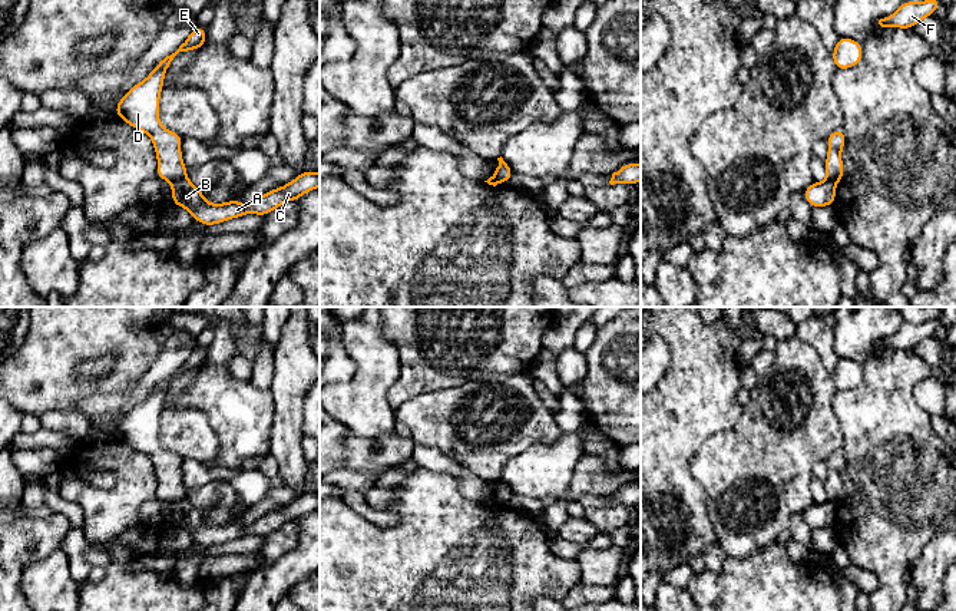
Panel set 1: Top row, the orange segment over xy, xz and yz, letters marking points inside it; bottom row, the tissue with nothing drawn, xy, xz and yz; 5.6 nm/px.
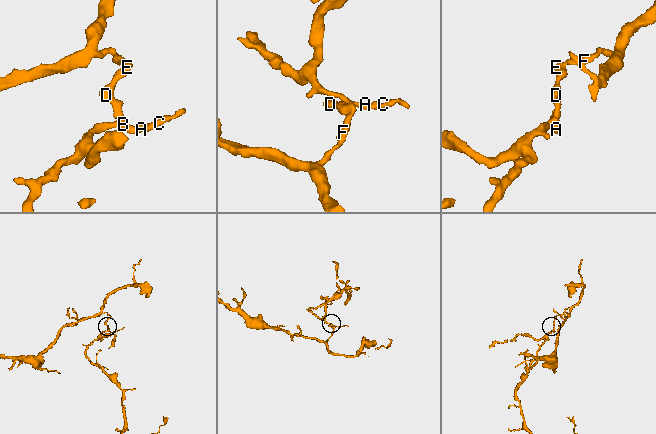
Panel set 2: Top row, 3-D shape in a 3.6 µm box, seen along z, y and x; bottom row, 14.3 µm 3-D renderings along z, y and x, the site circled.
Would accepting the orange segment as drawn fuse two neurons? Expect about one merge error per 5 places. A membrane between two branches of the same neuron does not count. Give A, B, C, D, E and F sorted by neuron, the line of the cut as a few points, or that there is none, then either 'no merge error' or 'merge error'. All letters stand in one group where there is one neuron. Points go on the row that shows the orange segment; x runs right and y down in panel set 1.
A B C / D E F; cut in xy along (185, 175), (171, 182); merge error

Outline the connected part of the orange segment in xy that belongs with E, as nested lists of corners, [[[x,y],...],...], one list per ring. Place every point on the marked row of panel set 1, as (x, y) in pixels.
[[[196,24],[179,49],[161,60],[146,79],[132,86],[115,108],[122,120],[150,136],[158,158],[156,176],[169,182],[185,178],[188,168],[181,153],[183,136],[159,122],[159,98],[165,73],[179,52],[199,50],[205,43],[206,29]]]

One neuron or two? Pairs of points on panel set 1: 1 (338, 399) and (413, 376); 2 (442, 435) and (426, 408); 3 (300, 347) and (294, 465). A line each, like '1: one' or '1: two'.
1: two
2: one
3: one

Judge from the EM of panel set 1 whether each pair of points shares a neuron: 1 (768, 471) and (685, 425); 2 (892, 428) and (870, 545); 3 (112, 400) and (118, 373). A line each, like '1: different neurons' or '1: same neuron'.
1: different neurons
2: same neuron
3: different neurons

